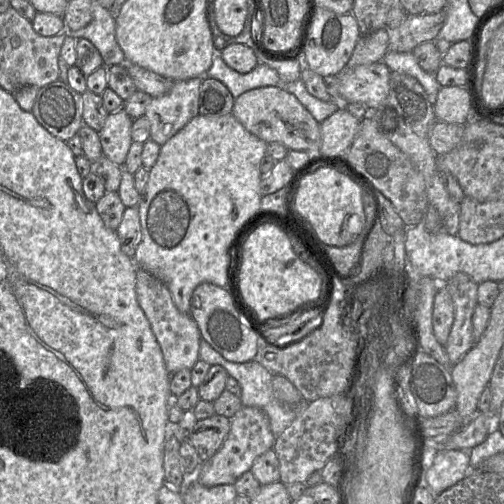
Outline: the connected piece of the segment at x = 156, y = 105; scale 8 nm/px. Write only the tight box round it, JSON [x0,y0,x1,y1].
[145,77,203,146]

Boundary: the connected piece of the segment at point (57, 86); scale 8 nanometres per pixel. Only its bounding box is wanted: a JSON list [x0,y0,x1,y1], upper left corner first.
[31,79,83,142]

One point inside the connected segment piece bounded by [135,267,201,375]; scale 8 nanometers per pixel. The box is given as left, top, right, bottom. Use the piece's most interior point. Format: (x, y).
(177, 334)

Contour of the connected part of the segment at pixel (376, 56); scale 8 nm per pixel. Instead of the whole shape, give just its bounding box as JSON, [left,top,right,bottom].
[345,28,389,70]

